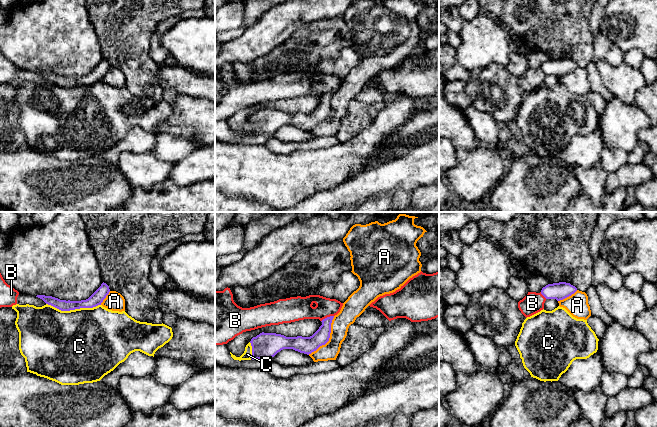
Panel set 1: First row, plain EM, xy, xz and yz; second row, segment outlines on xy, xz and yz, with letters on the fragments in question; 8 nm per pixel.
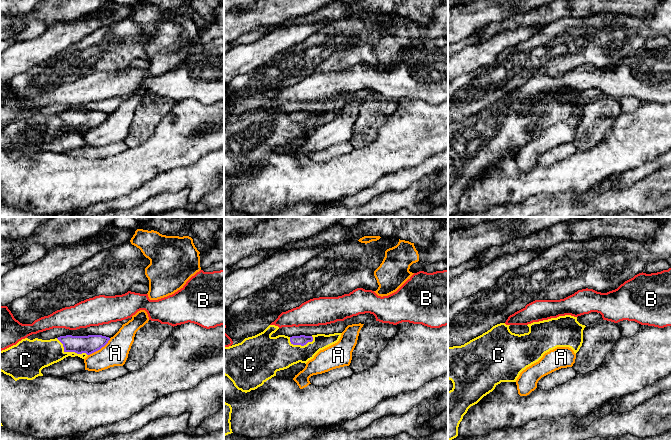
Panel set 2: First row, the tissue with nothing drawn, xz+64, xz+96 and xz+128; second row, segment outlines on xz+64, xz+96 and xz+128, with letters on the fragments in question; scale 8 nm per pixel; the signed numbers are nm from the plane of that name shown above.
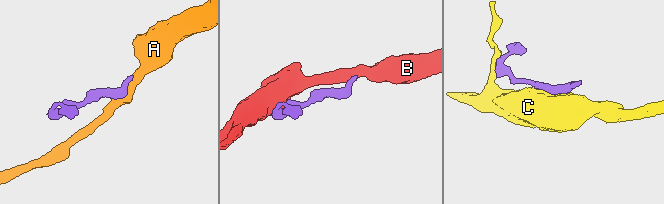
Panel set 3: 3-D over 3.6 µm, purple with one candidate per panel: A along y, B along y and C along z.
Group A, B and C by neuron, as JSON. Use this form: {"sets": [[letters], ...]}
{"sets": [["A"], ["B"], ["C"]]}

